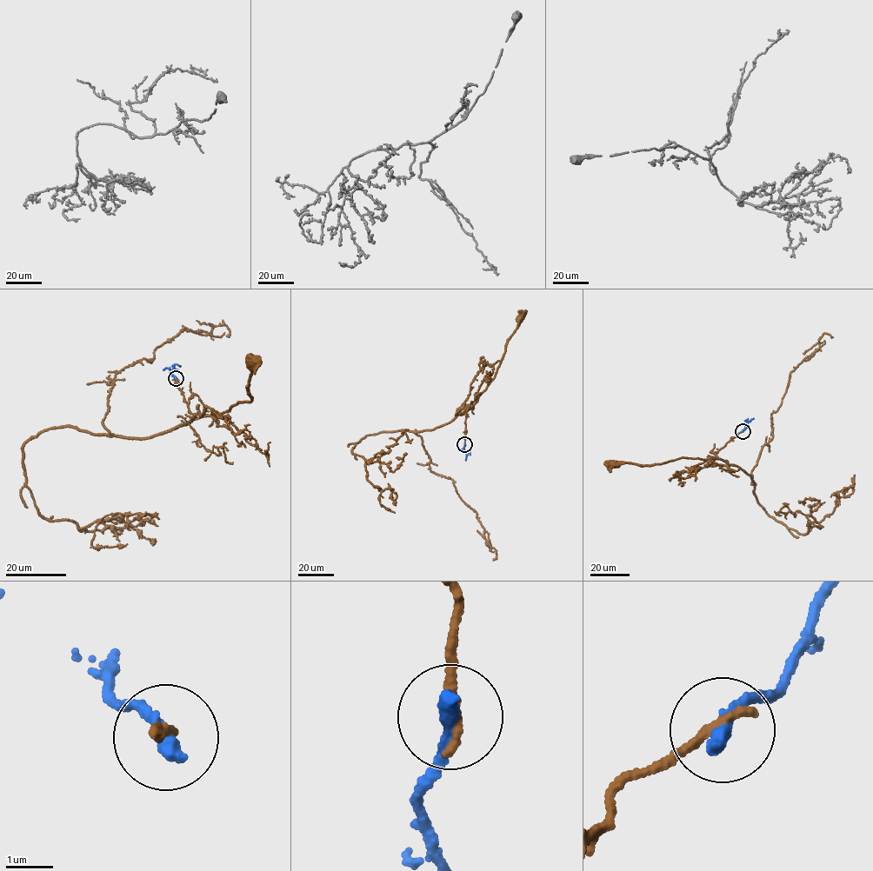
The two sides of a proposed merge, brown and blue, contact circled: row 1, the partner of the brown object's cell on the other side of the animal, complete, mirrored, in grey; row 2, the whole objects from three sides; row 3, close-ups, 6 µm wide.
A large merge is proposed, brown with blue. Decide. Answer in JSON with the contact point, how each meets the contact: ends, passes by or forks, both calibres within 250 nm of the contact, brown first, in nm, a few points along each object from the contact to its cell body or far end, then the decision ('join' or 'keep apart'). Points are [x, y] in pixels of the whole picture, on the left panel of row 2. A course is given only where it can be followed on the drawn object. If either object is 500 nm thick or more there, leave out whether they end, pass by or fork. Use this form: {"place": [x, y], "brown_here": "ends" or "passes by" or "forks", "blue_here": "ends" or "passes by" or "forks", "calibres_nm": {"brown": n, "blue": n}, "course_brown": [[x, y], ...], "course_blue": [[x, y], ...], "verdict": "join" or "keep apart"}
{"place": [176, 378], "brown_here": "ends", "blue_here": "ends", "calibres_nm": {"brown": 260, "blue": 380}, "course_brown": [[176, 378], [193, 415], [187, 423], [226, 412], [238, 401], [250, 402], [246, 388], [253, 362]], "course_blue": [[176, 378], [172, 375], [173, 368], [176, 363], [180, 365]], "verdict": "keep apart"}

